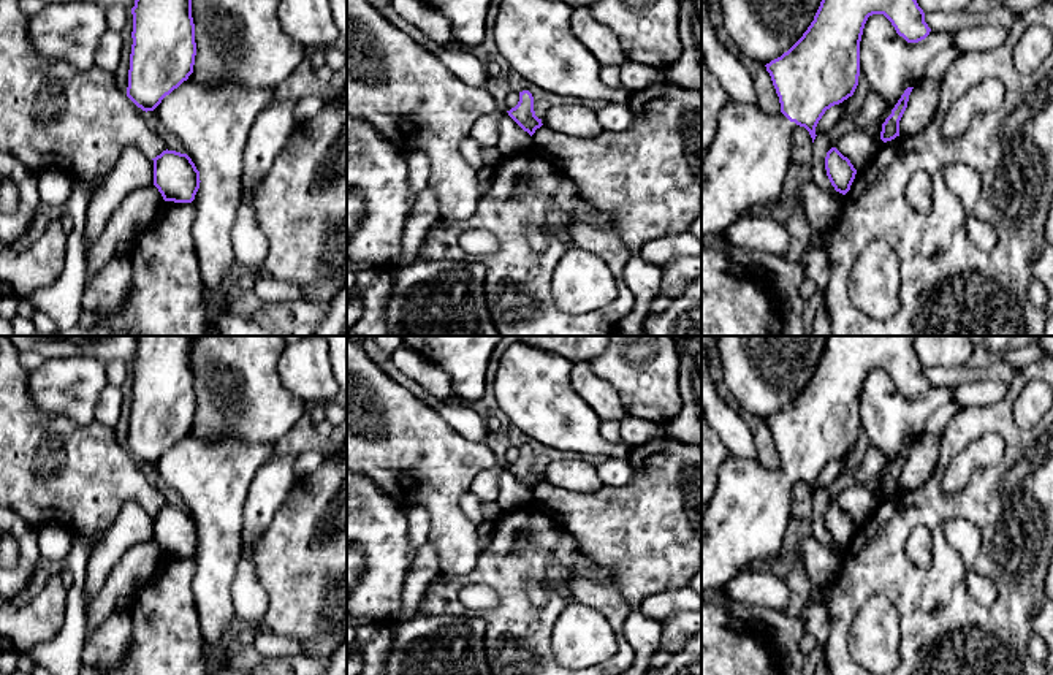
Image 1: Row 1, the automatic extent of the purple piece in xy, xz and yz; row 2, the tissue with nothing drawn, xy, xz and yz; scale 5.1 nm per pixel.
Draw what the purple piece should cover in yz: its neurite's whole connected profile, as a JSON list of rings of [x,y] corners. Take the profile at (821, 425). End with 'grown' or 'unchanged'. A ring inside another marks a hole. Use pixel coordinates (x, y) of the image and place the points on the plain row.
[[[827,336],[827,344],[814,376],[803,391],[781,412],[766,418],[773,440],[779,452],[781,467],[766,469],[758,460],[749,460],[728,455],[720,466],[719,482],[706,513],[701,520],[701,593],[722,589],[744,569],[754,564],[768,564],[784,547],[784,534],[792,512],[792,488],[800,480],[804,482],[812,498],[815,494],[815,482],[827,464],[842,458],[853,450],[860,431],[860,396],[865,379],[872,369],[884,369],[896,388],[907,398],[925,395],[931,383],[925,377],[925,368],[918,361],[914,341],[917,336]]] | grown

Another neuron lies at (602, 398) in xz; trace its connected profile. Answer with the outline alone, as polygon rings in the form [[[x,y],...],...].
[[[573,361],[572,387],[599,415],[600,421],[622,420],[627,412],[618,391],[600,379],[591,366],[591,361]]]

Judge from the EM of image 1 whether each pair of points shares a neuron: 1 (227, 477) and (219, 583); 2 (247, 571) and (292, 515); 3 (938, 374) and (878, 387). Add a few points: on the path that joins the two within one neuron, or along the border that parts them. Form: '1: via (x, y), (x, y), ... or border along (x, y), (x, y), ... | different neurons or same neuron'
1: via (219, 504), (219, 556) | same neuron
2: border along (263, 530), (254, 544), (254, 574), (266, 599) | different neurons
3: border along (931, 384), (954, 387) | different neurons

